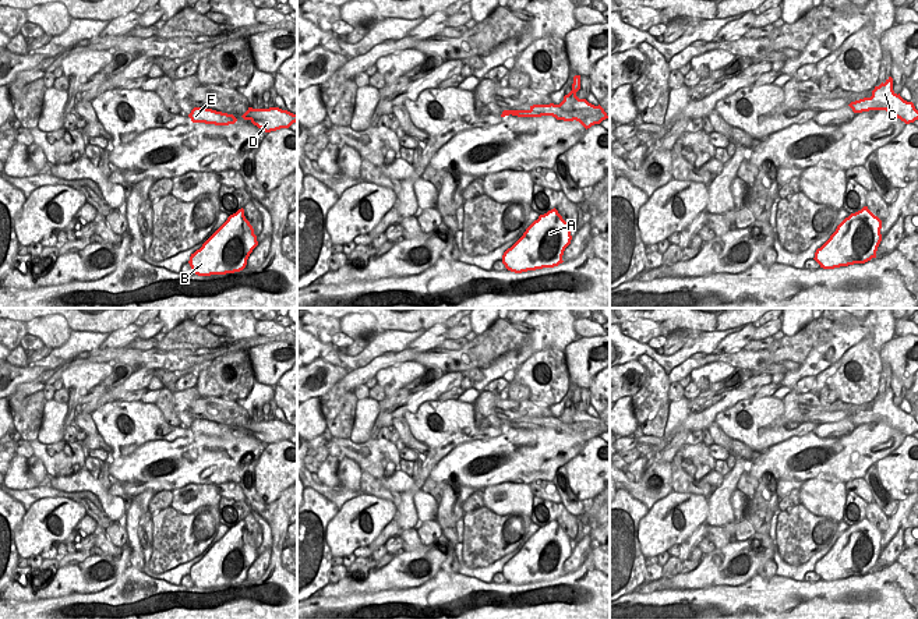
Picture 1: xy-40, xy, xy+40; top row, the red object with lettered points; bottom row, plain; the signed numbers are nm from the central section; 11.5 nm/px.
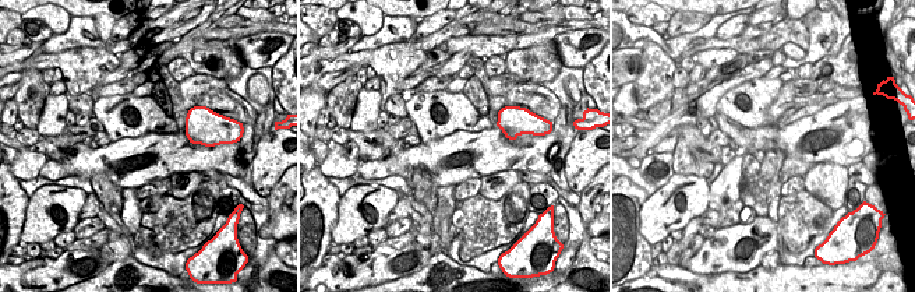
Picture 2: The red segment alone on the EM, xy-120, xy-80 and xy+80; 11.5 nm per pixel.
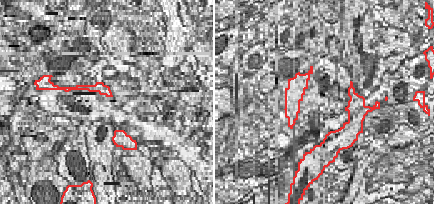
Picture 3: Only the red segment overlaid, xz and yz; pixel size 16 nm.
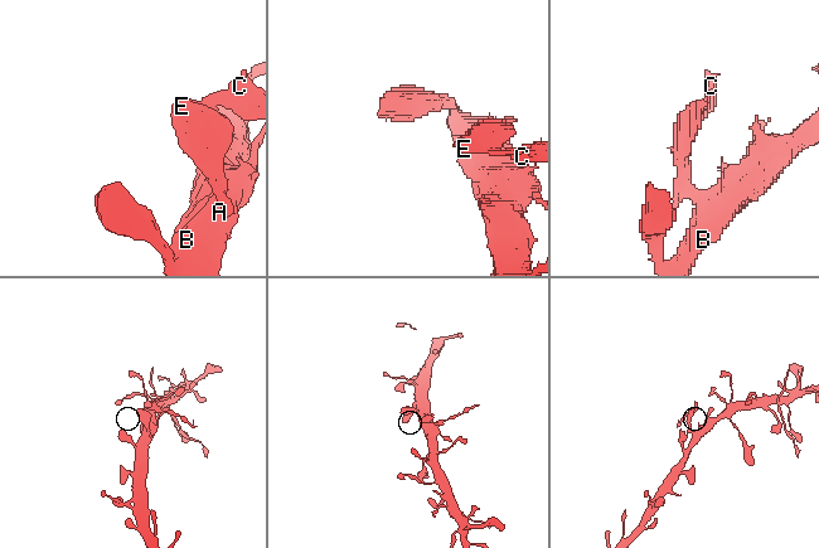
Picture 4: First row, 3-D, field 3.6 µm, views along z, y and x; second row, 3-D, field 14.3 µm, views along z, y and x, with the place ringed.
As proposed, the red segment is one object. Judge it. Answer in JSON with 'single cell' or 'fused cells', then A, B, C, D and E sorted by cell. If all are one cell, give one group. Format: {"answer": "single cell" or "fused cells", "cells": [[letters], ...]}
{"answer": "fused cells", "cells": [["A", "B", "E"], ["C", "D"]]}

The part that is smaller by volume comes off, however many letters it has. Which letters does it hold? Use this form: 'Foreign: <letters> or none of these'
Foreign: C, D

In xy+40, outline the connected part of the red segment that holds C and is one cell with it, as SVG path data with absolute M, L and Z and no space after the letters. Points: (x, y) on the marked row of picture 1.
M889 77L886 82L875 86L871 98L864 98L848 105L854 113L862 113L869 110L886 110L891 116L896 116L905 124L918 120L918 110L912 102L904 100L900 93L893 91L893 78Z

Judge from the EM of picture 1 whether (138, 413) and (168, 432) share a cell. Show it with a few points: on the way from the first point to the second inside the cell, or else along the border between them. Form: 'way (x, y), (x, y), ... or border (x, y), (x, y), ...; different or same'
way (145, 420), (161, 431); same

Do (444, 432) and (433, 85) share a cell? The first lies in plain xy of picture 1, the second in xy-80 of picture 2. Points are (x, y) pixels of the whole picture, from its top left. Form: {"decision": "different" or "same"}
{"decision": "different"}

